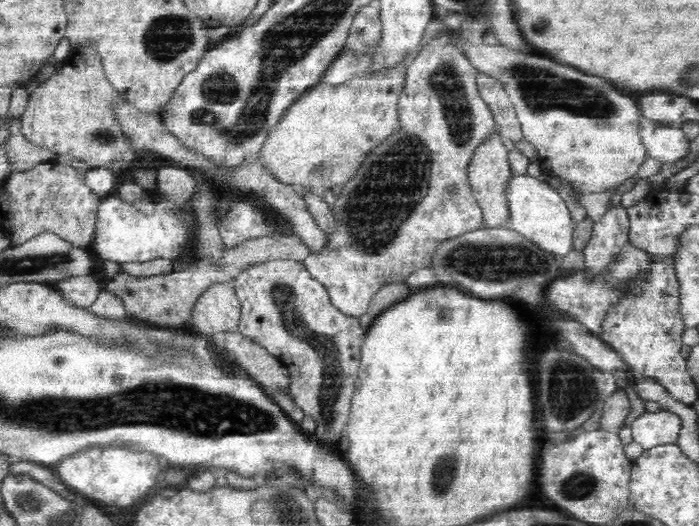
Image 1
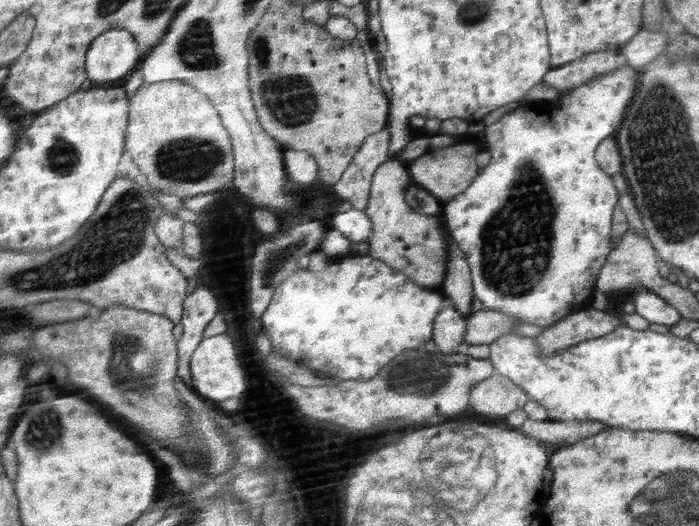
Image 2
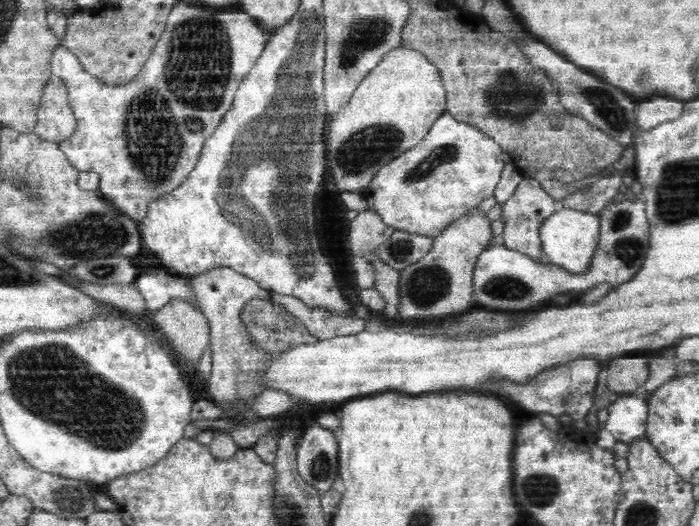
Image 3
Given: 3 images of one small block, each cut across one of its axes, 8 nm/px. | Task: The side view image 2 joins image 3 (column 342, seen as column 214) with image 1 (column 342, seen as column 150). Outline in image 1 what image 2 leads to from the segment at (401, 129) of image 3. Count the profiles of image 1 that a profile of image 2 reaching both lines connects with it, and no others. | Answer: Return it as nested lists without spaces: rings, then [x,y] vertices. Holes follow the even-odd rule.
[[[406,64],[396,65],[395,68],[384,69],[380,73],[367,73],[352,78],[340,85],[328,85],[324,81],[318,81],[316,86],[308,89],[285,110],[284,116],[276,123],[274,132],[270,132],[270,136],[266,138],[257,155],[257,160],[265,168],[265,172],[272,173],[276,180],[285,185],[312,188],[316,192],[350,182],[352,174],[356,174],[356,170],[360,168],[364,154],[368,154],[368,150],[374,150],[380,142],[384,142],[384,138],[400,130],[397,106],[401,91],[404,90],[406,68]]]

